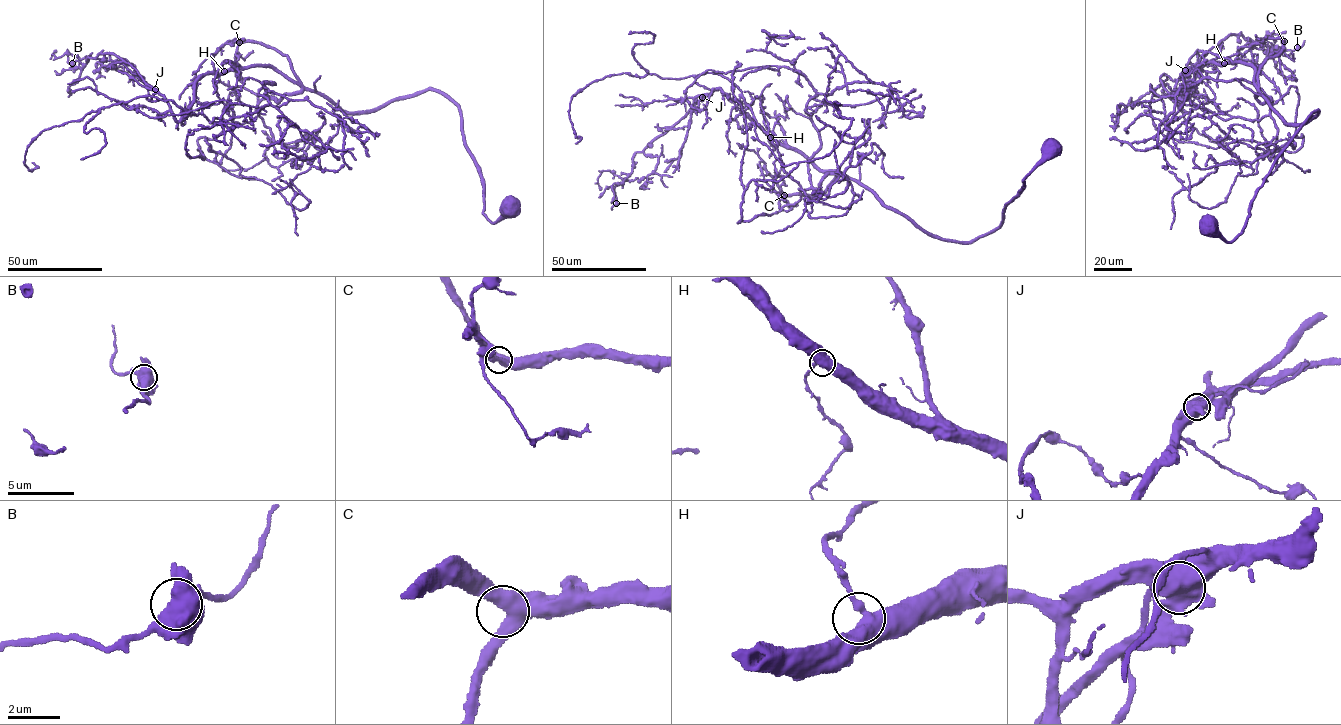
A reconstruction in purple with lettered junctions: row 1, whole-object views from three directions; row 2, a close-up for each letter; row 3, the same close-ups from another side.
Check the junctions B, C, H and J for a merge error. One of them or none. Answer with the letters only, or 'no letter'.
J

